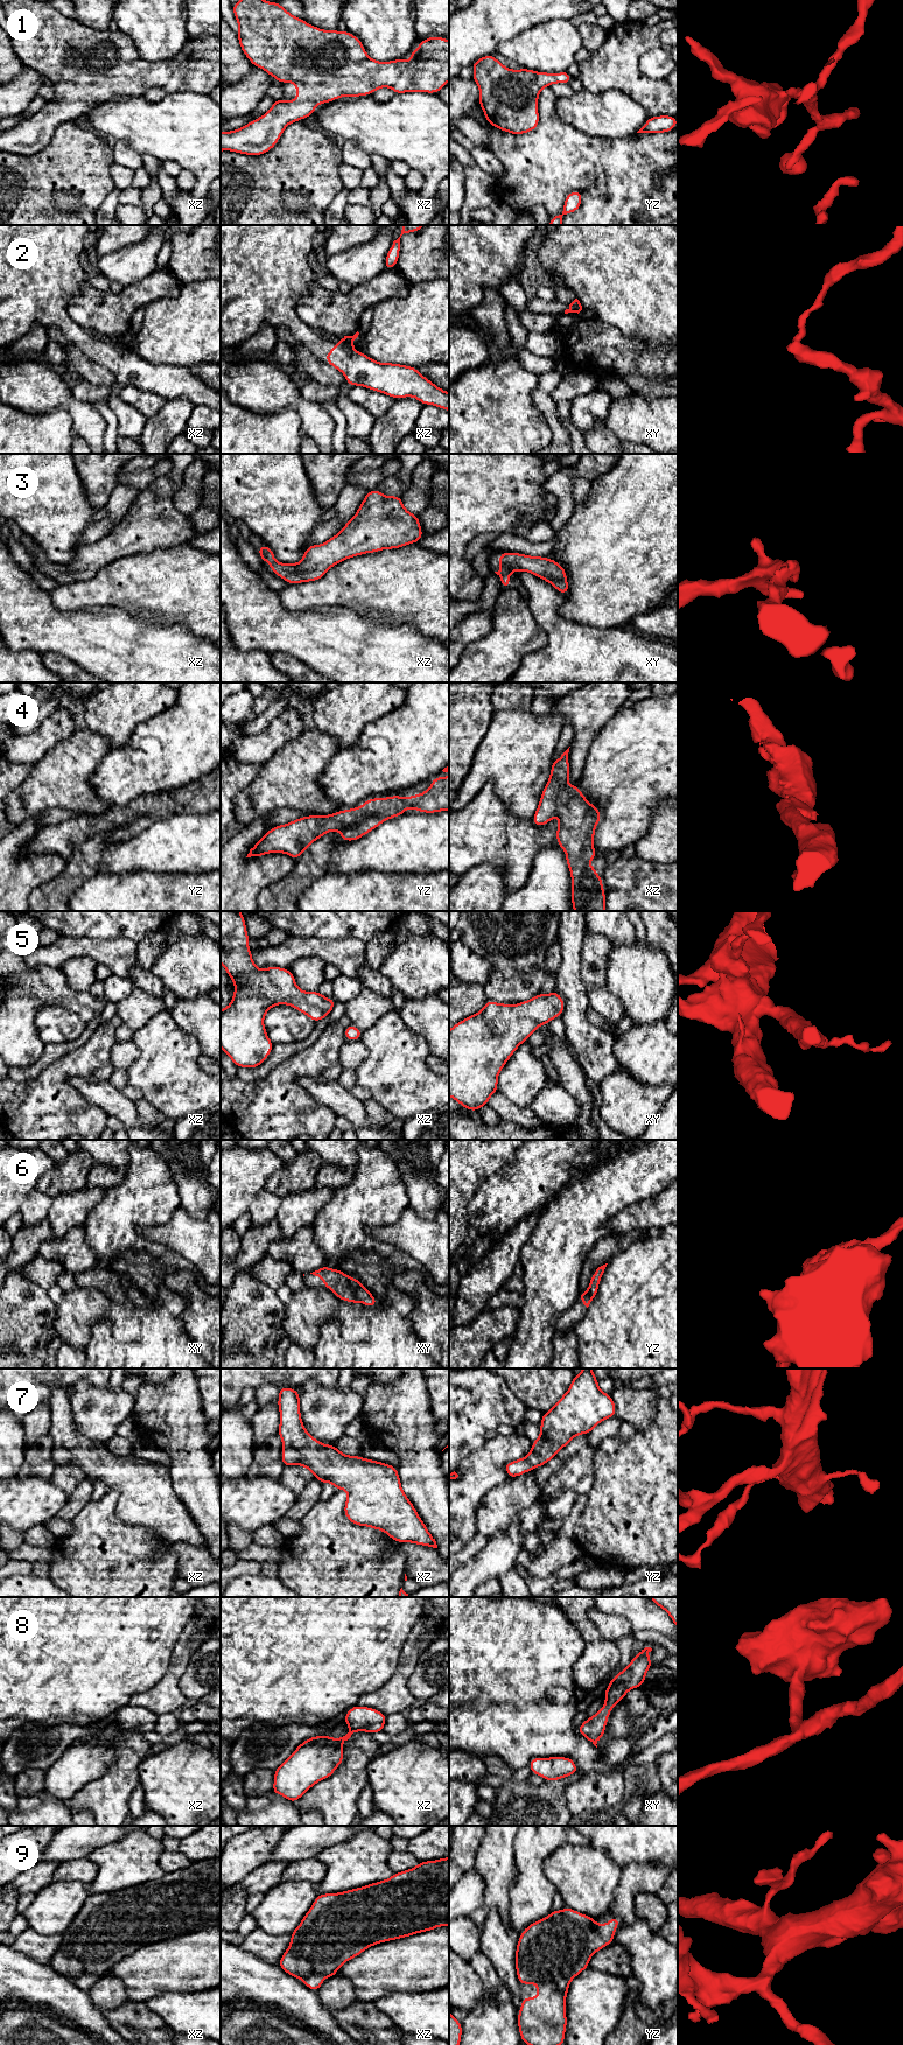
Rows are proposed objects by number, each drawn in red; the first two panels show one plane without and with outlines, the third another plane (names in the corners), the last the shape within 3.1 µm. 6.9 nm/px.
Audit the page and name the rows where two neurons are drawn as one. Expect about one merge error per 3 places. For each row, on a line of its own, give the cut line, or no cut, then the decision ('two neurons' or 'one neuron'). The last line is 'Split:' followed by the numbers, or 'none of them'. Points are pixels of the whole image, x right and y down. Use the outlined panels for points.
1: no cut | one neuron
2: xz (338, 341), (351, 345) | two neurons
3: no cut | one neuron
4: no cut | one neuron
5: no cut | one neuron
6: no cut | one neuron
7: no cut | one neuron
8: no cut | one neuron
9: no cut | one neuron
Split: 2

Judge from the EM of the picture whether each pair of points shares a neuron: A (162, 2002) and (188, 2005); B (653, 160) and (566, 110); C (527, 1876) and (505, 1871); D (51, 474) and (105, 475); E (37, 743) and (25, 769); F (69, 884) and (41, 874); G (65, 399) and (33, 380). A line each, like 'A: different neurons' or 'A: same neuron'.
A: same neuron
B: different neurons
C: different neurons
D: different neurons
E: same neuron
F: different neurons
G: same neuron

